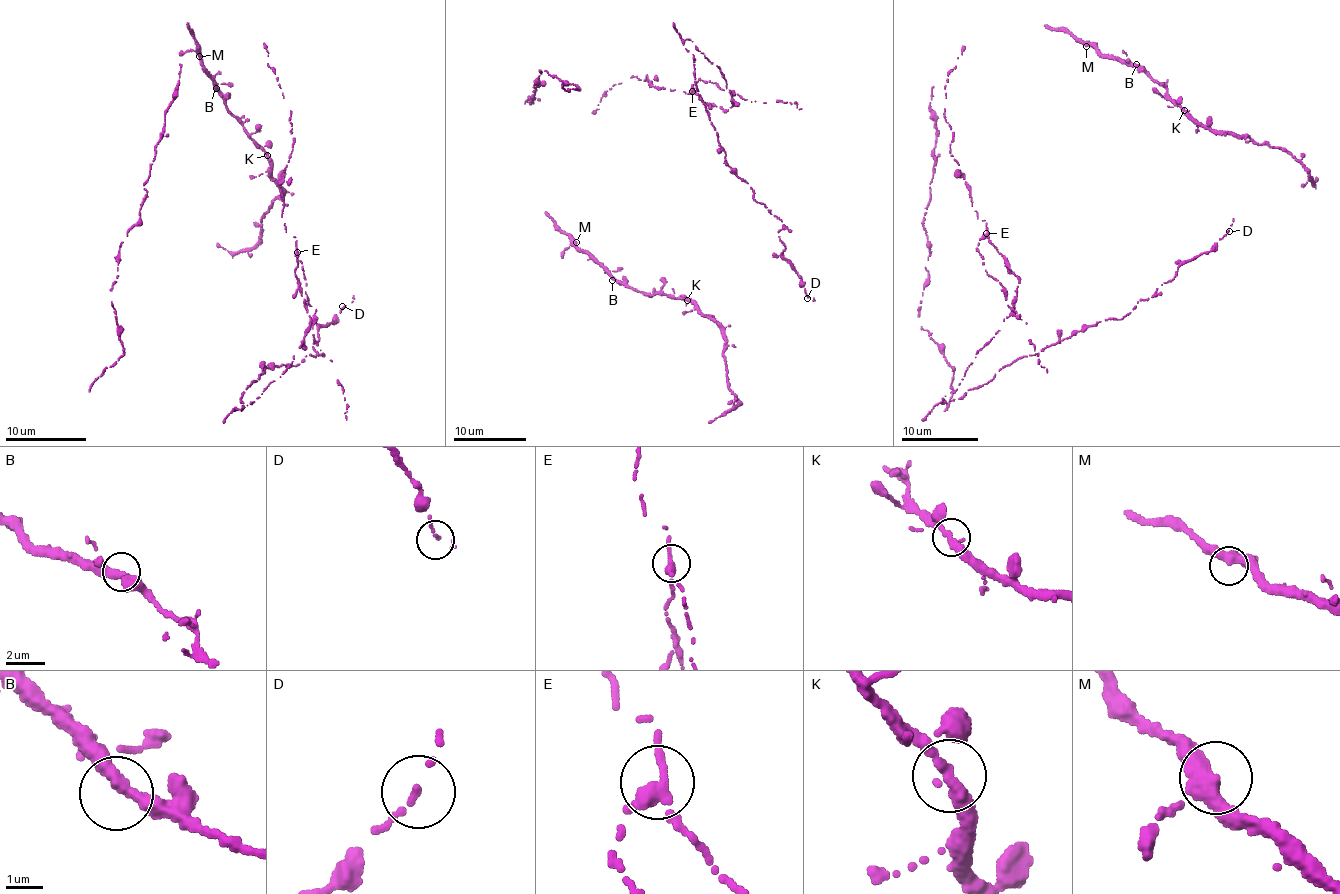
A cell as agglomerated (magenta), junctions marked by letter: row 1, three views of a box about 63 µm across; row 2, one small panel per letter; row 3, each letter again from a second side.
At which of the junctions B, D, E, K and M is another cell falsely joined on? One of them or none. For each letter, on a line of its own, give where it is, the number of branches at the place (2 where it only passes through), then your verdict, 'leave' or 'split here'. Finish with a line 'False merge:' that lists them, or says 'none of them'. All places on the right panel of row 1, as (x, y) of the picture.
B: place (1136, 64); branches 2; leave
D: place (1229, 231); branches 2; leave
E: place (986, 233); branches 2; leave
K: place (1184, 110); branches 2; leave
M: place (1086, 46); branches 3; leave
False merge: none of them

